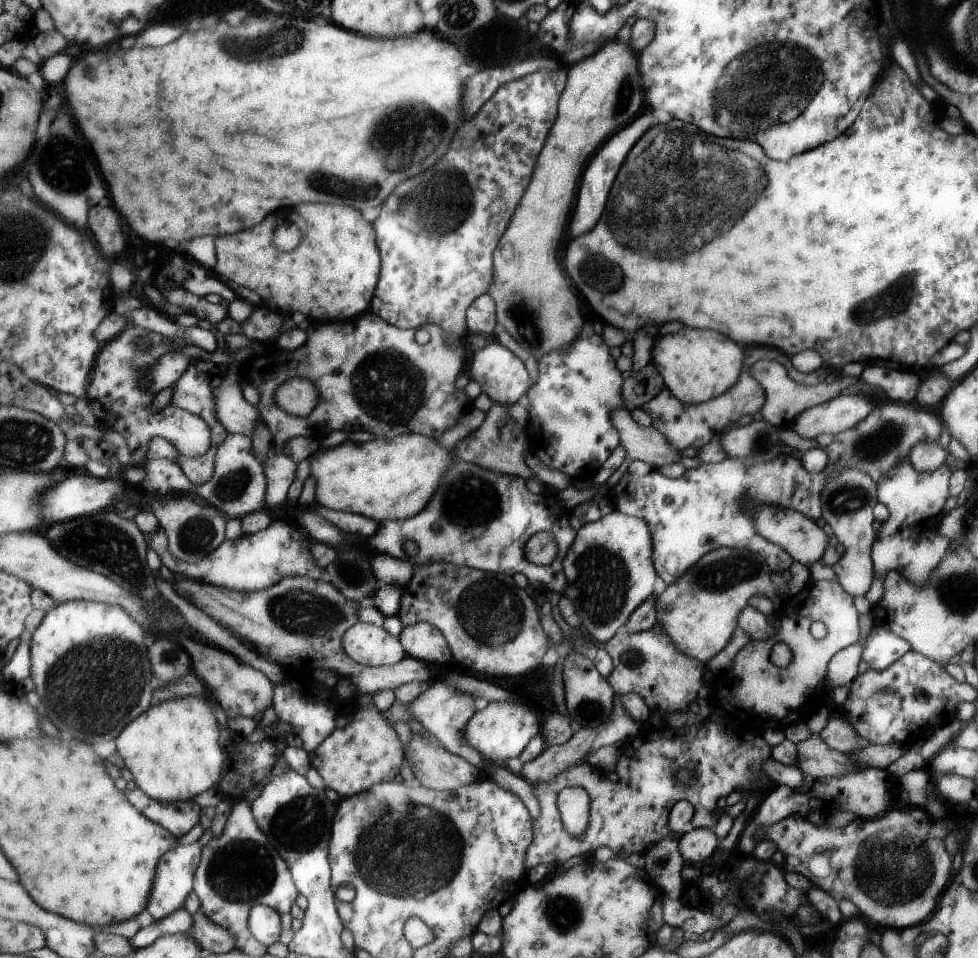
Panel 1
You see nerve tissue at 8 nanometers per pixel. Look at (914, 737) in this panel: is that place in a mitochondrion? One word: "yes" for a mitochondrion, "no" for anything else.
no

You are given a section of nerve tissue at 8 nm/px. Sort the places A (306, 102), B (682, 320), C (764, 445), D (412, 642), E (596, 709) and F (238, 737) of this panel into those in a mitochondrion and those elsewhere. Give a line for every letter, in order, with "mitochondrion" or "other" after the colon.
A: other
B: other
C: mitochondrion
D: other
E: mitochondrion
F: other

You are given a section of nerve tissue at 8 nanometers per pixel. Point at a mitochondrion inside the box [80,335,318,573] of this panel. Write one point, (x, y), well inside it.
(232, 485)

